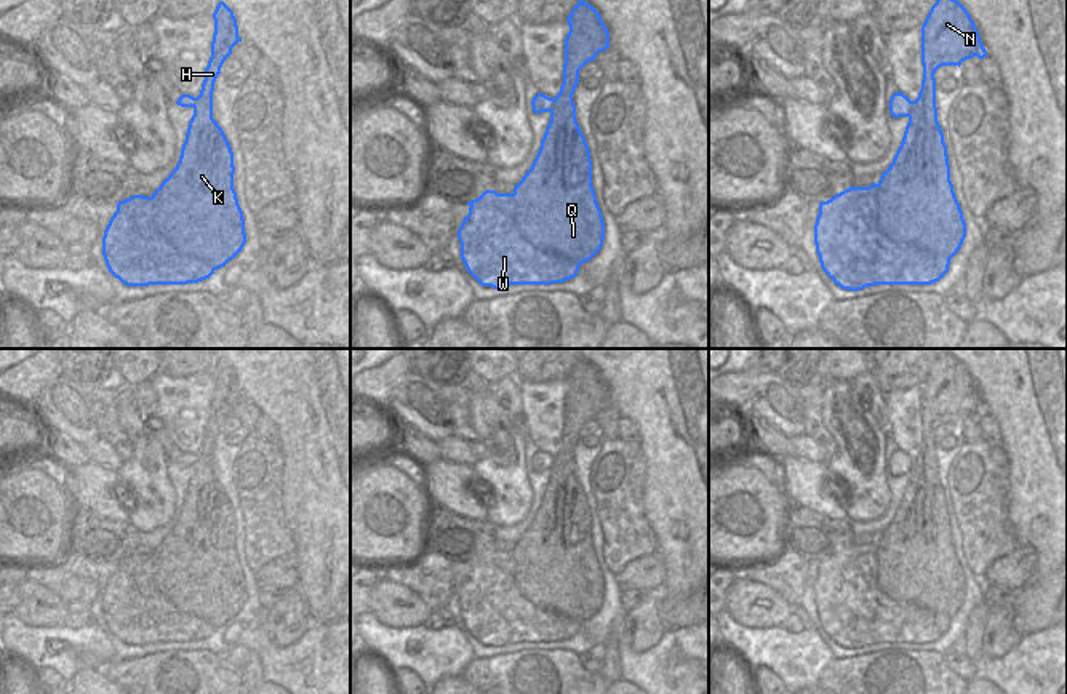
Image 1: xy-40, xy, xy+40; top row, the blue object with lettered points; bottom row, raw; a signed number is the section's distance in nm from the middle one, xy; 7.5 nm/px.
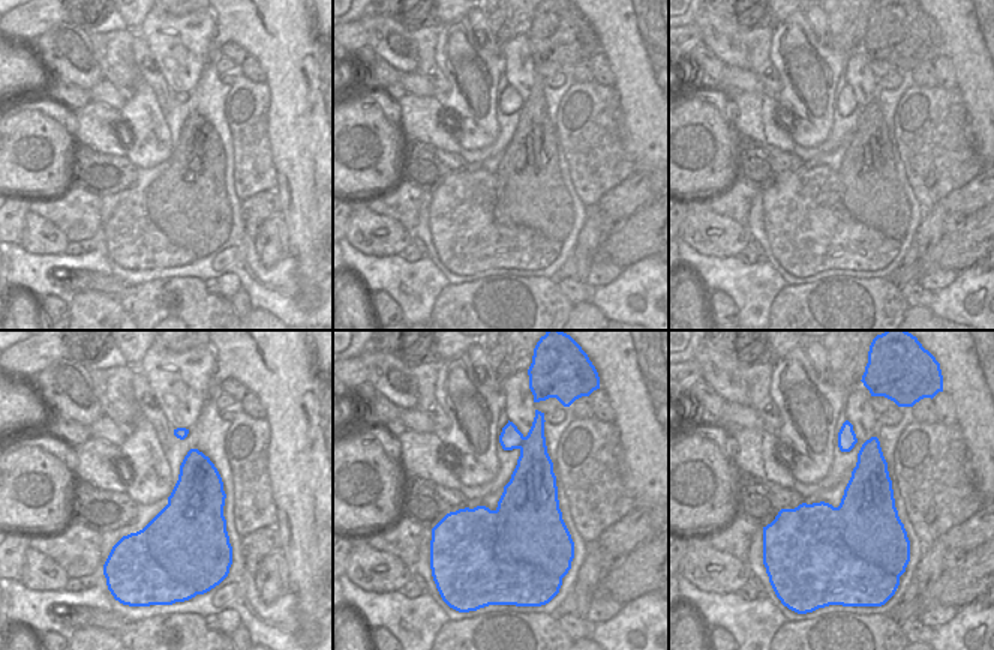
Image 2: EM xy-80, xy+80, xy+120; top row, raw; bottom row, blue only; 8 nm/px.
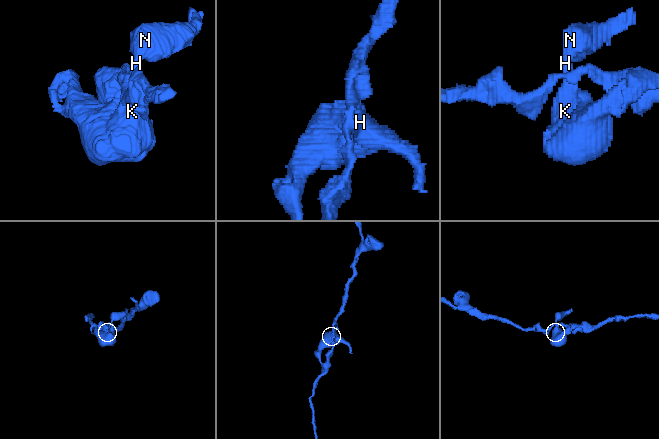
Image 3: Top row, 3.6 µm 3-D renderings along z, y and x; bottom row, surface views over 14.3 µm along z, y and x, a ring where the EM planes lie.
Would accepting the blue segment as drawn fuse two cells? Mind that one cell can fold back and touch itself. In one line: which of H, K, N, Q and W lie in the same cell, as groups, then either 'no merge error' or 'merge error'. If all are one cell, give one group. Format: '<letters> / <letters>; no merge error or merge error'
H K N Q / W; merge error

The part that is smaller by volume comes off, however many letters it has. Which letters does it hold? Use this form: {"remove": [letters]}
{"remove": ["H", "K", "N", "Q"]}

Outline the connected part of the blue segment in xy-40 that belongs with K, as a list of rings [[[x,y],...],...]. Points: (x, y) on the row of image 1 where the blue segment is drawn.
[[[224,2],[218,3],[213,19],[211,58],[205,69],[205,80],[197,96],[198,102],[194,106],[179,162],[152,193],[152,198],[155,227],[165,248],[190,254],[218,270],[243,249],[246,233],[243,211],[234,189],[234,152],[222,128],[213,118],[214,82],[224,61],[232,54],[232,48],[242,38],[234,11]]]

